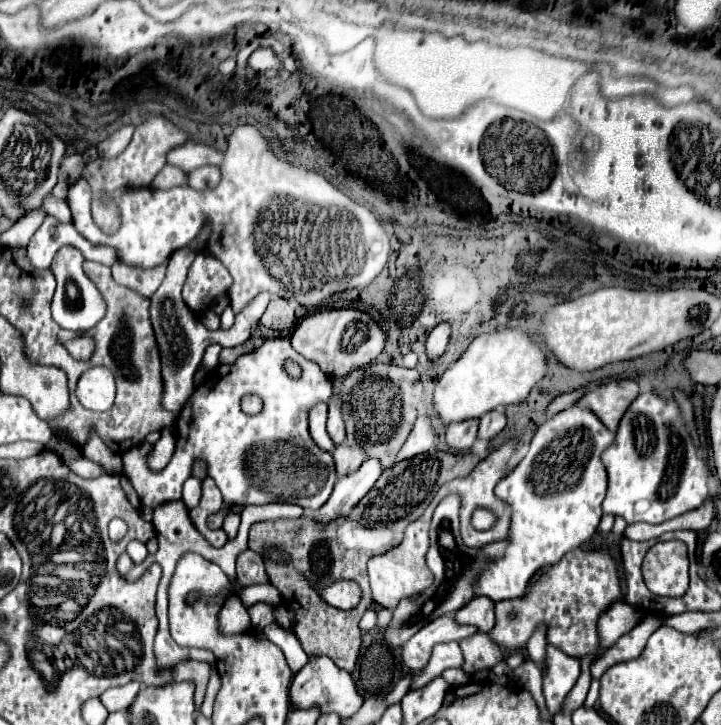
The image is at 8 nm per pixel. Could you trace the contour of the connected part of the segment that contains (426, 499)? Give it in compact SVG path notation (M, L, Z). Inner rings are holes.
M441 450L403 460L381 474L377 484L363 498L363 502L359 502L353 514L349 514L347 518L337 518L325 528L307 516L299 520L281 518L257 522L251 526L249 548L253 552L263 556L267 550L277 548L287 558L291 558L283 564L265 560L265 568L269 582L281 594L281 602L293 608L297 614L297 624L293 632L307 654L329 656L339 668L353 672L361 648L359 620L373 604L367 578L367 560L399 546L407 524L411 524L425 512L439 486L455 478L465 478L479 464L479 460L481 458L475 454L449 454ZM339 580L353 580L361 586L361 602L351 610L339 610L323 602L323 598L319 596L321 586L327 588Z

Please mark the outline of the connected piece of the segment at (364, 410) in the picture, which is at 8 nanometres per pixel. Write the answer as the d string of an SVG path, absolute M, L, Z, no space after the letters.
M379 362L347 374L341 382L341 414L347 426L347 444L359 444L369 458L377 458L383 466L389 466L405 444L417 418L417 388L423 386L415 370L391 364Z

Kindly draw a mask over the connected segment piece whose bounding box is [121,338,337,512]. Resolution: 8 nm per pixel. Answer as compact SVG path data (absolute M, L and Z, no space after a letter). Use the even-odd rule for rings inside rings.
M289 338L265 340L261 348L239 356L233 364L219 364L213 368L201 386L195 388L175 420L175 452L161 472L153 472L147 466L153 444L143 442L121 454L125 474L137 490L141 504L147 508L181 500L183 482L191 476L195 460L203 460L207 462L207 474L219 486L225 504L291 502L307 512L319 510L331 496L337 474L333 456L311 440L307 410L315 406L315 402L327 402L331 394L333 386L327 376L319 366L297 354ZM287 360L301 366L299 378L285 372ZM249 392L267 402L267 410L259 416L241 412L241 398Z

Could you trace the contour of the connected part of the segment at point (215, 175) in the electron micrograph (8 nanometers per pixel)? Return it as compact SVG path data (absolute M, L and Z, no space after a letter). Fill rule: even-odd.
M201 166L187 174L187 184L195 190L205 190L205 188L215 188L219 184L219 178L221 172L217 166Z

